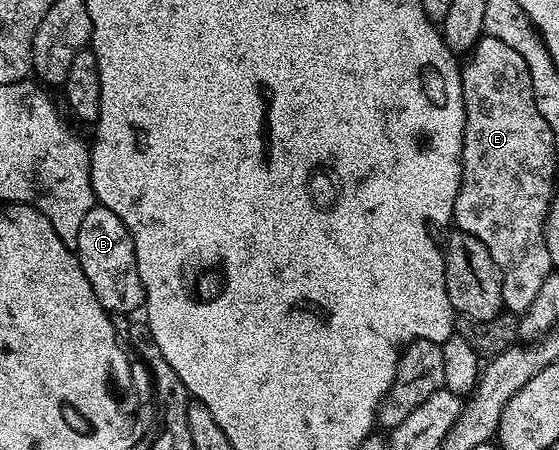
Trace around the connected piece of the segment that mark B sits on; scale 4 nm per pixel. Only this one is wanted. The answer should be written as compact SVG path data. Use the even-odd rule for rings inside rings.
M96 204L93 209L87 213L85 220L81 220L81 232L77 232L74 251L79 256L79 263L97 296L97 300L103 305L103 309L112 315L127 314L130 310L135 310L144 305L145 295L141 276L137 272L137 256L133 248L131 234L125 228L125 224L113 212L109 212L103 206Z

